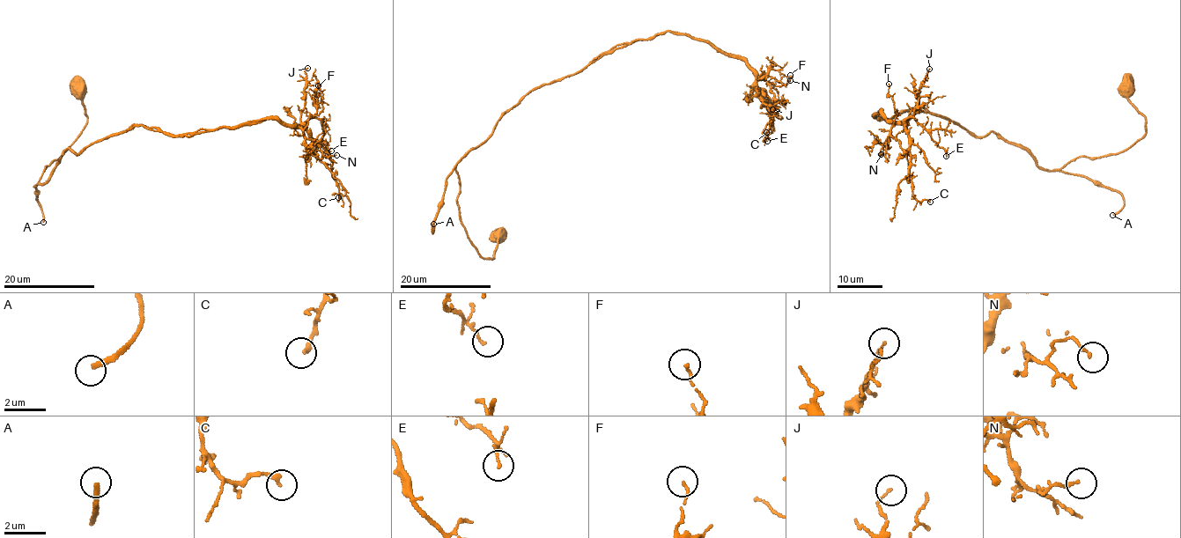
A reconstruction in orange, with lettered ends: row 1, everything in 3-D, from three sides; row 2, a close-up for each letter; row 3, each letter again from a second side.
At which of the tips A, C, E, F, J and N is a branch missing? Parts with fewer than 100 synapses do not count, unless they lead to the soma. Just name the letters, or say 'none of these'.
A

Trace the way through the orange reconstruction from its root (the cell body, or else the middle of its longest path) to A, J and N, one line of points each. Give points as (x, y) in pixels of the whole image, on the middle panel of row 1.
A: (502, 234), (493, 258), (482, 256), (460, 217), (460, 182), (454, 169), (446, 179), (433, 224)
J: (502, 234), (491, 259), (472, 243), (457, 164), (526, 95), (605, 54), (666, 32), (707, 40), (772, 109)
N: (502, 234), (491, 259), (472, 243), (456, 165), (533, 90), (666, 32), (741, 55), (760, 79), (790, 80)

